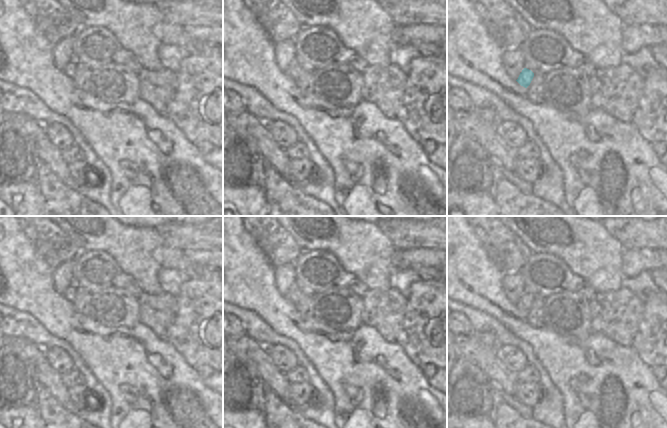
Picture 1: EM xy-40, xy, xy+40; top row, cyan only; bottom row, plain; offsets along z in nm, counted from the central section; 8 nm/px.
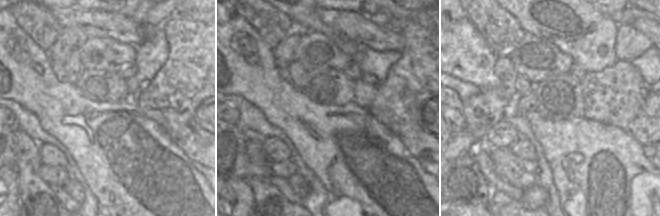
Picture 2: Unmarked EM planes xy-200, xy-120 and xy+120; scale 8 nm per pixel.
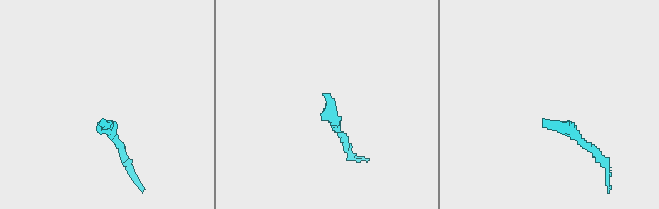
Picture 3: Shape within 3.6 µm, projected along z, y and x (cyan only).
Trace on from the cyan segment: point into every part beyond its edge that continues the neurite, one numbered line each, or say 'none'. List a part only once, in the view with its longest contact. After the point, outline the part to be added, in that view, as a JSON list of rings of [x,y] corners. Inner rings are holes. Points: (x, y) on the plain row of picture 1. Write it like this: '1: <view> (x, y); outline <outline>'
none

